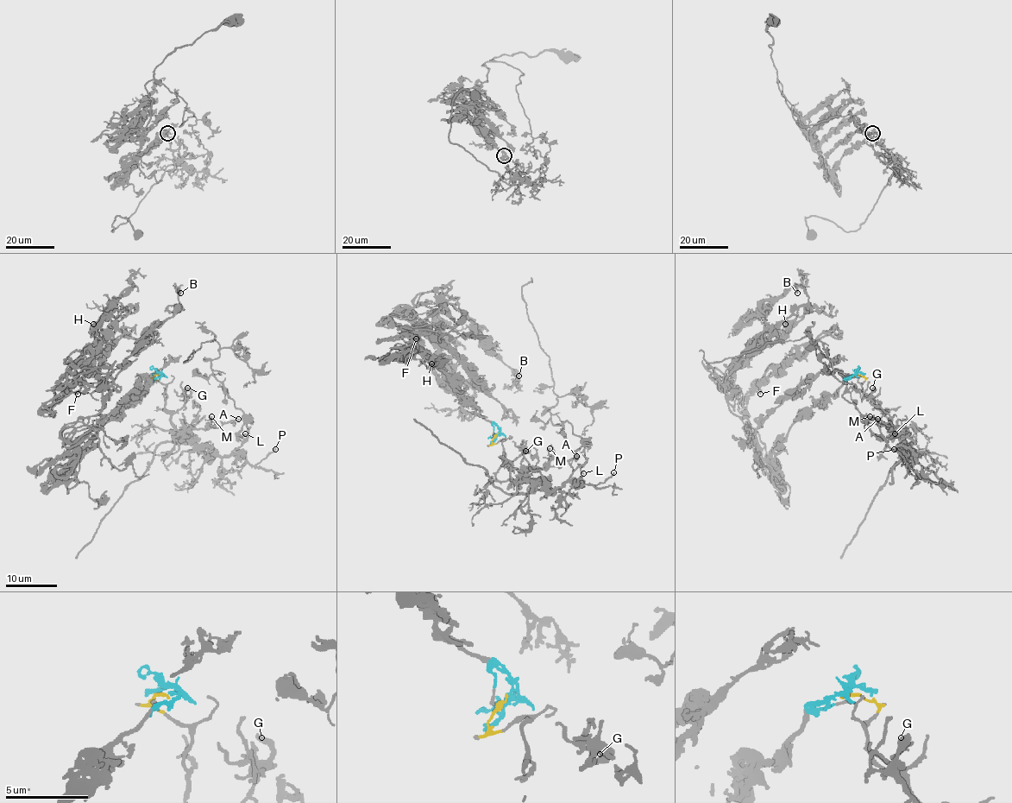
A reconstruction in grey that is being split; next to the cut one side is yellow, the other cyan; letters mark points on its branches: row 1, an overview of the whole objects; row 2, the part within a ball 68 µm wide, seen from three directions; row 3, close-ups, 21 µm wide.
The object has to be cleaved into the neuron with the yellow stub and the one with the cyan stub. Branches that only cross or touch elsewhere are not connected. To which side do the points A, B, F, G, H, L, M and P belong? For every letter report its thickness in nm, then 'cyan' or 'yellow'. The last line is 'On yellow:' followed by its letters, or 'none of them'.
A: 100 nm | yellow
B: 120 nm | cyan
F: 220 nm | cyan
G: 360 nm | yellow
H: 140 nm | cyan
L: 160 nm | yellow
M: 200 nm | yellow
P: 160 nm | yellow
On yellow: A, G, L, M, P

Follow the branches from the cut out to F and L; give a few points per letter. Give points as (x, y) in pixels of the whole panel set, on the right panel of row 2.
F: (854, 375), (811, 407), (767, 455), (750, 439), (726, 393), (740, 393), (739, 398), (757, 382), (760, 394)
L: (855, 376), (863, 376), (862, 391), (886, 414), (889, 430), (910, 450), (908, 457), (887, 445), (895, 433)

